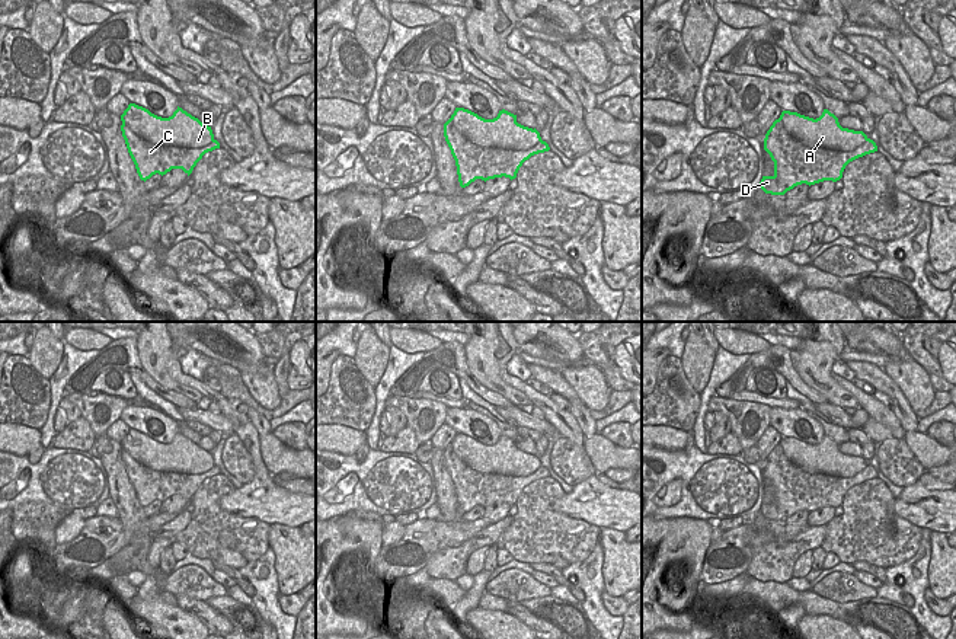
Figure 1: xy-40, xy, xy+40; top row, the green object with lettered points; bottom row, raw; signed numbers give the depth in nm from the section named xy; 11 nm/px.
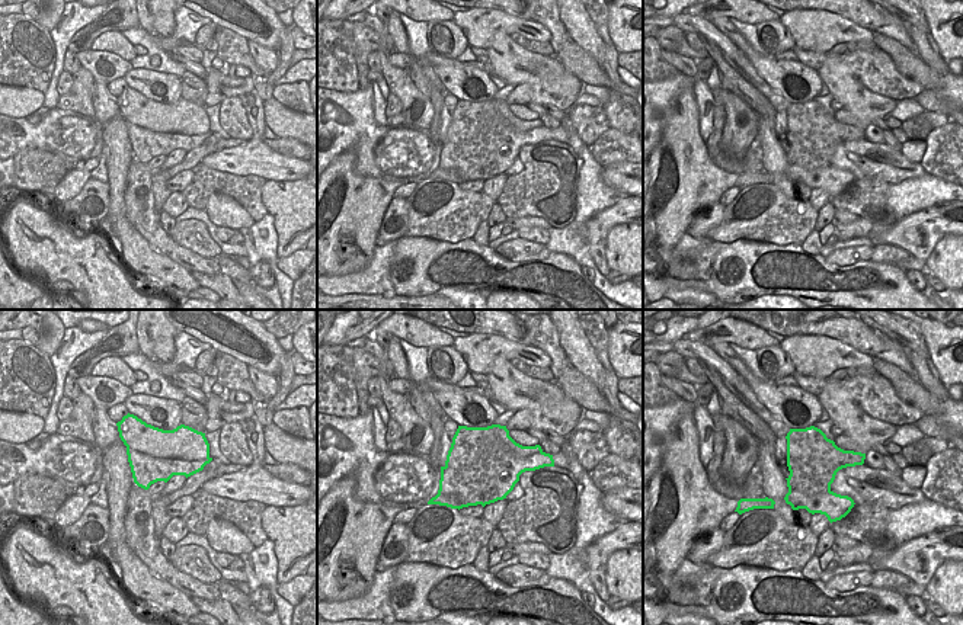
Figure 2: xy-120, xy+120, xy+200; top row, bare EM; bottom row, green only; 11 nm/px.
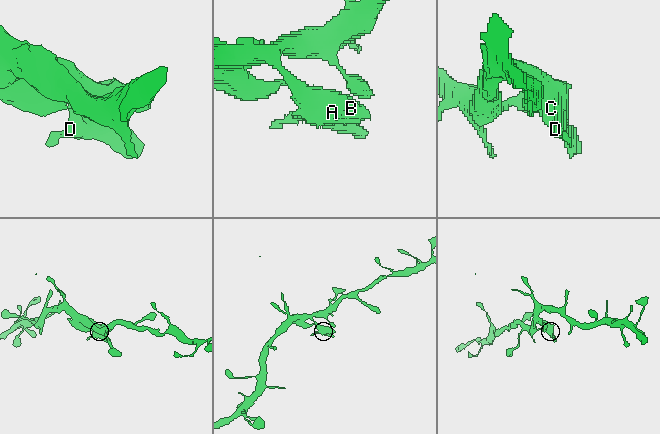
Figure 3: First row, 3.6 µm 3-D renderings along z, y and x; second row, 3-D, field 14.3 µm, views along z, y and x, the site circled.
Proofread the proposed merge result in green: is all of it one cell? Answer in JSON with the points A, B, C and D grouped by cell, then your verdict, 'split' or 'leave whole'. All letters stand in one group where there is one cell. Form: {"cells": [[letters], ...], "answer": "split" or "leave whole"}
{"cells": [["A", "B"], ["C", "D"]], "answer": "split"}

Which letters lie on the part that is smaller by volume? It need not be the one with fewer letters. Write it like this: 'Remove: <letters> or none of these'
Remove: C, D.

